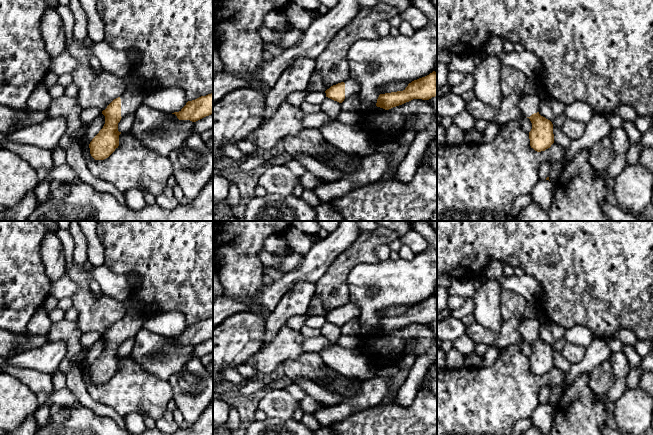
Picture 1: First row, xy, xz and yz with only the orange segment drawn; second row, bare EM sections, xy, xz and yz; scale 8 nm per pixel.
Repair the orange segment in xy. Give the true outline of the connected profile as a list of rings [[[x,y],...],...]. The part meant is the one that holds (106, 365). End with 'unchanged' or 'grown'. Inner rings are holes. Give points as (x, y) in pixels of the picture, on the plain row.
[[[124,316],[114,323],[102,338],[105,348],[89,368],[90,378],[95,384],[108,382],[119,370],[118,347],[128,338],[134,337],[143,327],[144,319],[140,316]]]; grown

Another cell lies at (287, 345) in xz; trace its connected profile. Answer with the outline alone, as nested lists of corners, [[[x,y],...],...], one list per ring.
[[[281,327],[275,338],[256,353],[256,370],[270,374],[286,361],[298,359],[306,352],[303,347],[305,340],[300,331]]]

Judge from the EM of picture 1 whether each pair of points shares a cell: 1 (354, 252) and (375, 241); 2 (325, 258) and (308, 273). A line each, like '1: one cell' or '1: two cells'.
1: one cell
2: one cell

